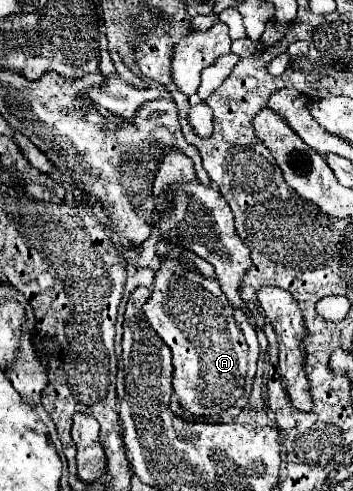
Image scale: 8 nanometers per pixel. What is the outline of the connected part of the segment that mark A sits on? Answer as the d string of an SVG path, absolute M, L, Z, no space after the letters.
M159 257L159 269L155 271L153 291L143 305L145 317L153 331L165 341L165 345L173 353L173 391L179 399L179 405L183 411L188 411L197 419L205 419L205 423L223 421L219 417L221 413L229 413L233 403L245 395L245 375L247 375L247 343L243 337L243 331L233 317L233 307L225 293L221 291L221 285L215 279L205 277L199 273L197 267L181 261L173 261L171 257Z

